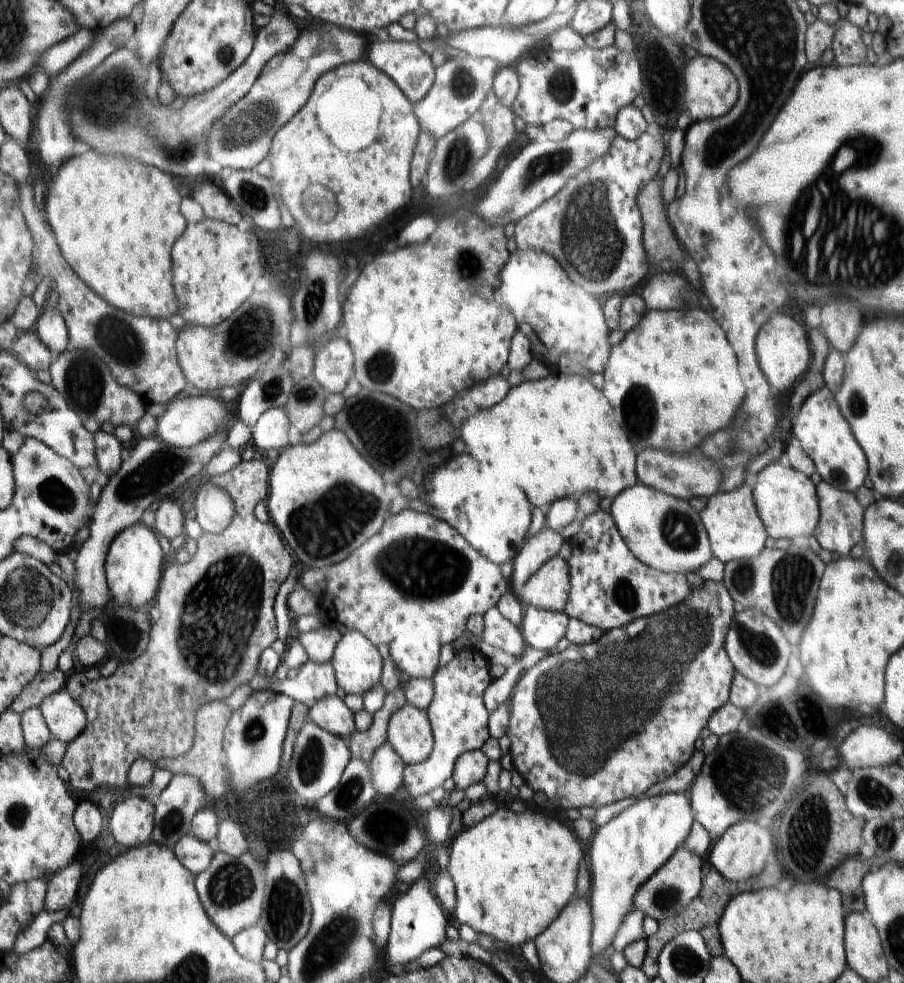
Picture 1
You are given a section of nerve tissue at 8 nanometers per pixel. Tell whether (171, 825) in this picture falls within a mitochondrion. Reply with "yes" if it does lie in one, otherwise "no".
yes

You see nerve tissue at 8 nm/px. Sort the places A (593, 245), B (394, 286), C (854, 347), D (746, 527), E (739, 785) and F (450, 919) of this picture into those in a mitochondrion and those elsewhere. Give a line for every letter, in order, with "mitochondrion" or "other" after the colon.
A: mitochondrion
B: other
C: other
D: other
E: mitochondrion
F: other

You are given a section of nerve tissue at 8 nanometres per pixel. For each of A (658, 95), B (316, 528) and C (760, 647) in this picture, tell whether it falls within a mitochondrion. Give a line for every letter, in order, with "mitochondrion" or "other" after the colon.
A: other
B: mitochondrion
C: mitochondrion

